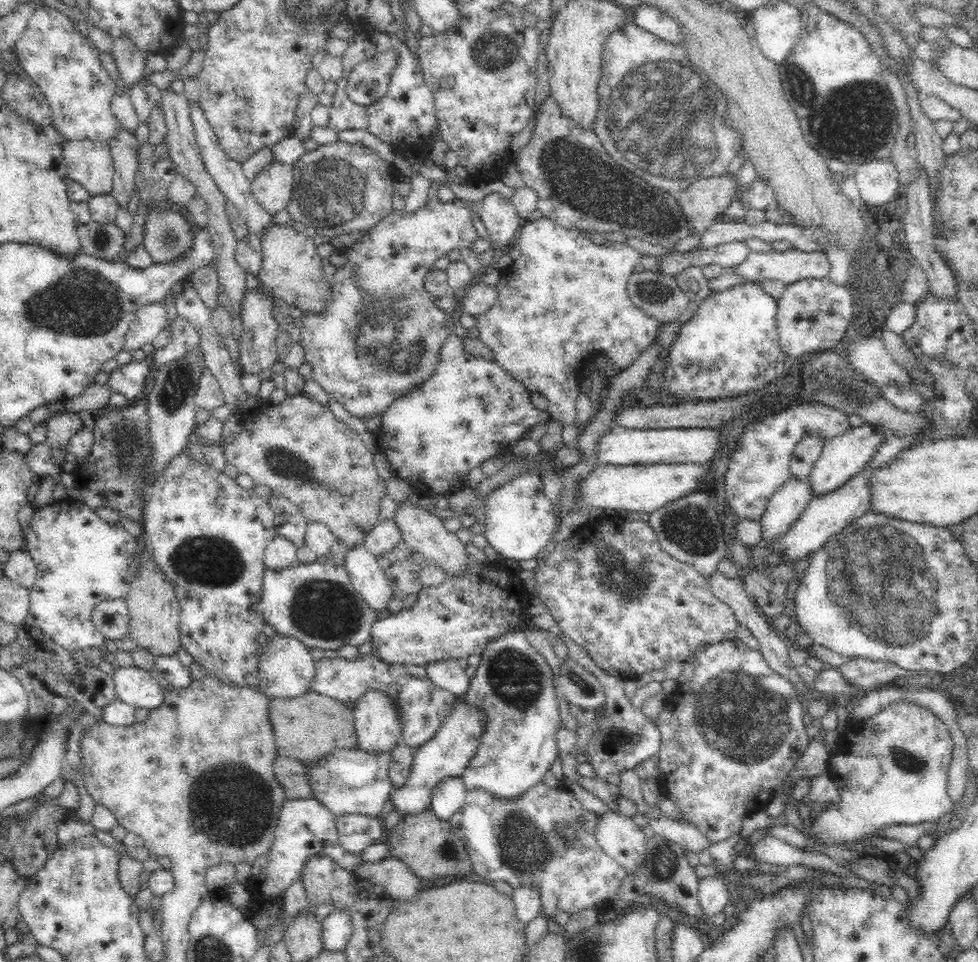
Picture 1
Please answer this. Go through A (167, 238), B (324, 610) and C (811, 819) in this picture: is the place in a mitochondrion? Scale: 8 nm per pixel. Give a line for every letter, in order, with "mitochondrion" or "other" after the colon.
A: mitochondrion
B: mitochondrion
C: other

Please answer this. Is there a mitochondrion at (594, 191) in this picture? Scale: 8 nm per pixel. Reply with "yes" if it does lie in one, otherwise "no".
yes

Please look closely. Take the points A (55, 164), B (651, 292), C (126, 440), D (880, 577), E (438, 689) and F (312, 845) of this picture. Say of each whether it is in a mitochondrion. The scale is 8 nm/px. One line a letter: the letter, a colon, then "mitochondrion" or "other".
A: other
B: mitochondrion
C: mitochondrion
D: mitochondrion
E: other
F: other

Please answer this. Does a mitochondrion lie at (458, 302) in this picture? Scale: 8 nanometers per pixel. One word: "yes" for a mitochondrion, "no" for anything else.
no

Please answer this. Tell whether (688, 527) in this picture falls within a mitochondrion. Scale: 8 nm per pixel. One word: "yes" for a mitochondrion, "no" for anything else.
yes

